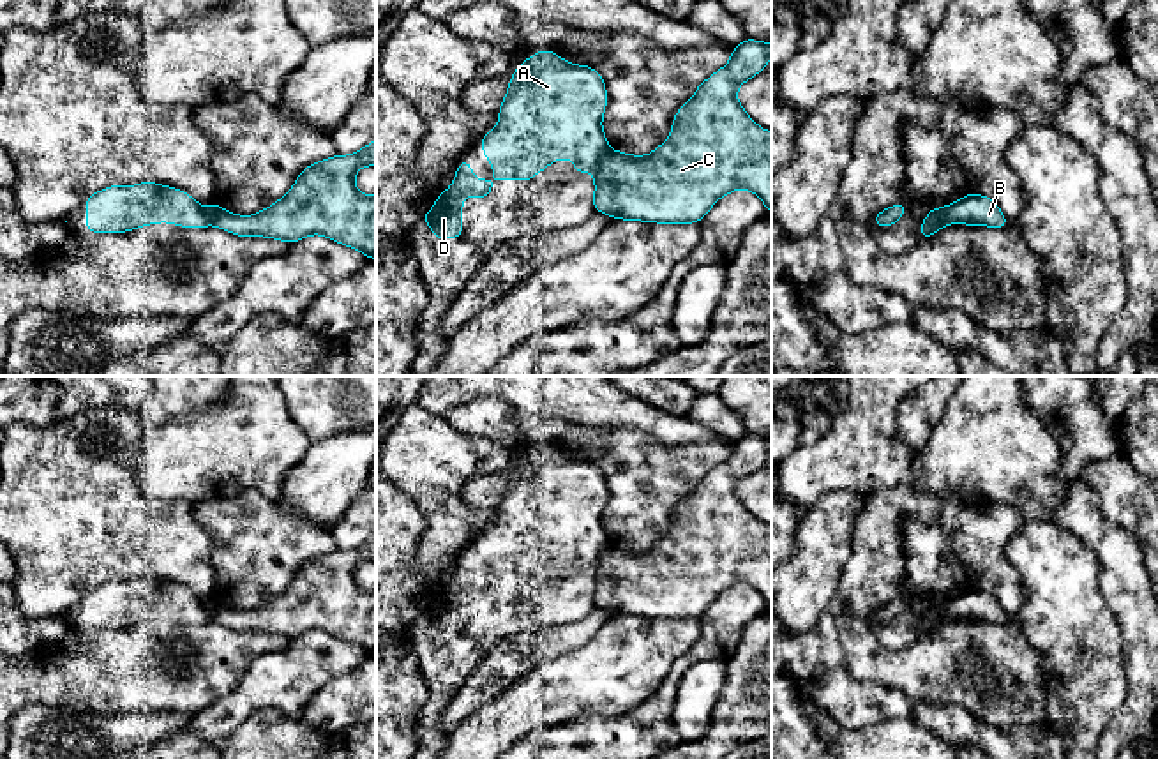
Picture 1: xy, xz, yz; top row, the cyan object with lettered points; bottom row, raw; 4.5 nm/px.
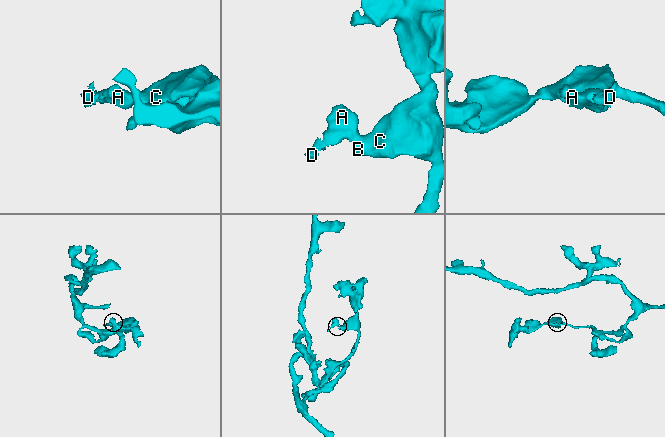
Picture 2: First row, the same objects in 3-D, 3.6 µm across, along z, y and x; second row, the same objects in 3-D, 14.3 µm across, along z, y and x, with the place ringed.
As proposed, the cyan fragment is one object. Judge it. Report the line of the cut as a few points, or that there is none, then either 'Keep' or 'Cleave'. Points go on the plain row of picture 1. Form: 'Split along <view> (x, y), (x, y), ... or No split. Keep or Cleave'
Split along xz (609, 544), (595, 565). Cleave

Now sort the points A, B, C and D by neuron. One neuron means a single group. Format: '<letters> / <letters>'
A D / B C

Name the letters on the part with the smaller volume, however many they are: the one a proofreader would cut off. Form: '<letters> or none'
A, D

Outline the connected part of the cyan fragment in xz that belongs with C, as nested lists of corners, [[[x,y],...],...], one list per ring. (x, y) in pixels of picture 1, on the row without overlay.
[[[741,436],[727,461],[703,477],[678,505],[665,538],[648,551],[609,545],[593,570],[595,607],[614,616],[692,620],[701,618],[722,591],[743,582],[756,588],[771,609],[771,528],[759,522],[736,492],[740,480],[764,466],[770,454],[770,438]]]

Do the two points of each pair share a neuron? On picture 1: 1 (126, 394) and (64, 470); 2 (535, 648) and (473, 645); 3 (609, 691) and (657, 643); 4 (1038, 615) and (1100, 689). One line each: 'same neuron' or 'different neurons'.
1: different neurons
2: different neurons
3: same neuron
4: same neuron

